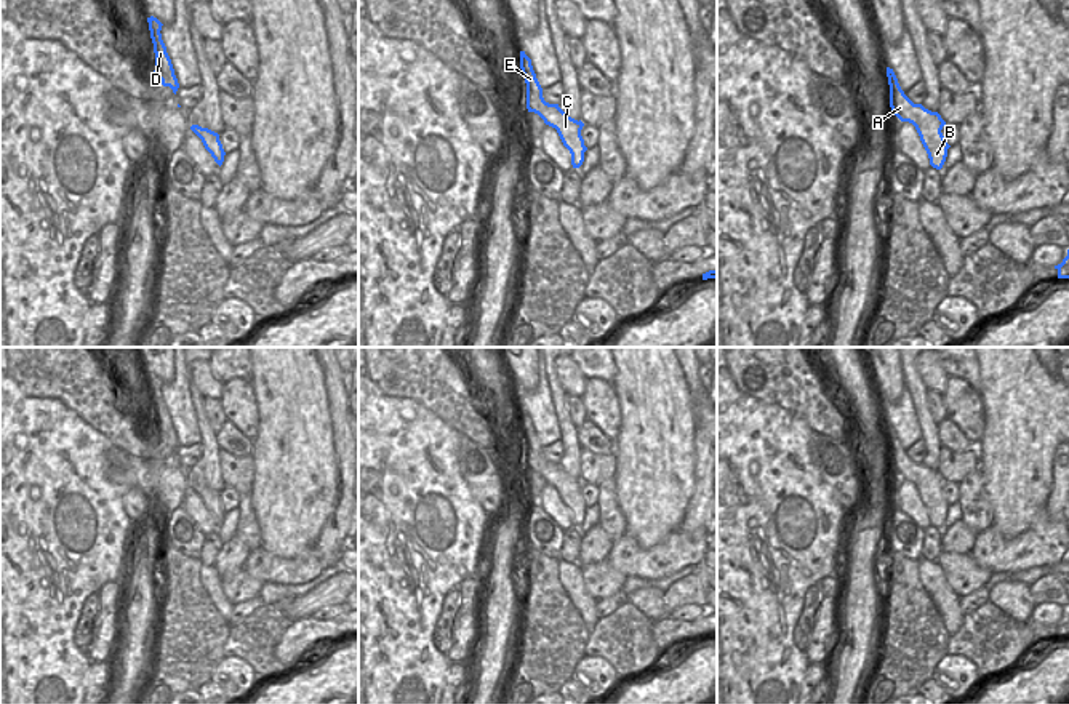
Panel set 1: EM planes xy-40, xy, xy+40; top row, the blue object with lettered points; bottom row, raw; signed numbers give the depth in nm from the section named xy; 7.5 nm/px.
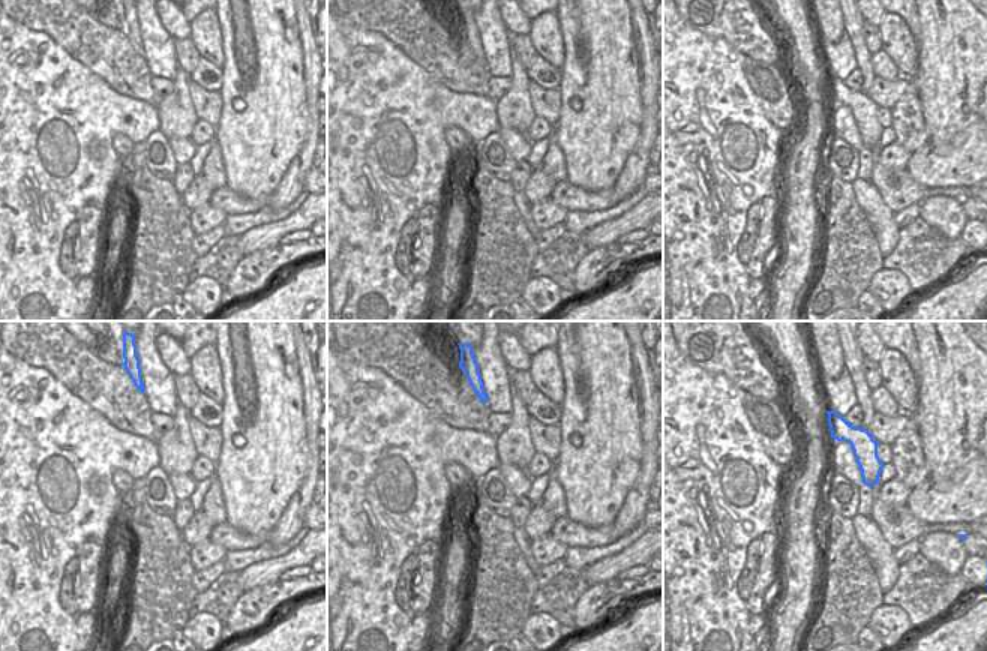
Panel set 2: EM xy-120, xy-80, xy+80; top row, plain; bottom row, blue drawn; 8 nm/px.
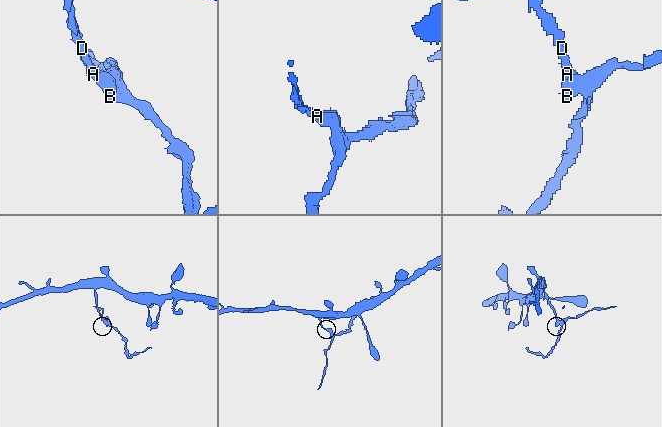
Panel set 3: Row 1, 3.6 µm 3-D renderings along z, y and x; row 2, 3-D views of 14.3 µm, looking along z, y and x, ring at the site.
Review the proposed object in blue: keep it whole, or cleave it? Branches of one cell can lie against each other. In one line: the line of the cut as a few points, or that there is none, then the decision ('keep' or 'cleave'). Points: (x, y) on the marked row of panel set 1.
cut in xy along (541, 88), (538, 92), (527, 92); cleave

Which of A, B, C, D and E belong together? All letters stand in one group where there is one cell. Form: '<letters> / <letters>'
A B C / D E

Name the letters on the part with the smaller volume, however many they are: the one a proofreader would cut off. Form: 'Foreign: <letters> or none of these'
Foreign: A, B, C

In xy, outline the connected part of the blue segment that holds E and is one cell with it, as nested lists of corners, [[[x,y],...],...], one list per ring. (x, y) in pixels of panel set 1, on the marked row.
[[[520,51],[520,69],[525,77],[526,91],[539,93],[543,88],[533,70],[531,59],[525,54],[525,51]]]

